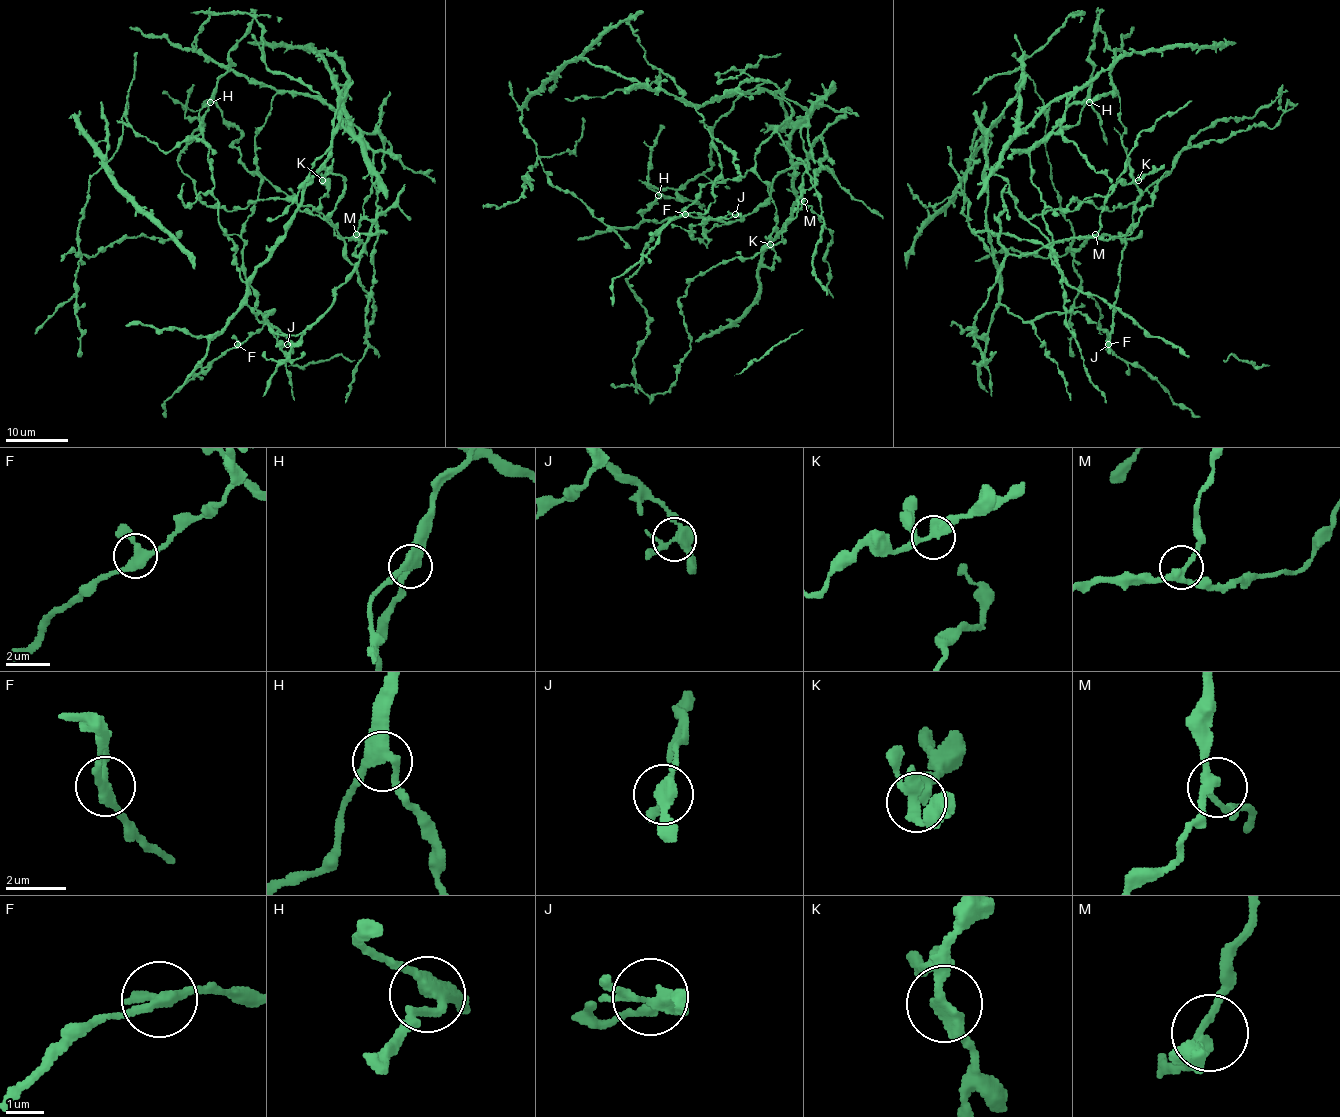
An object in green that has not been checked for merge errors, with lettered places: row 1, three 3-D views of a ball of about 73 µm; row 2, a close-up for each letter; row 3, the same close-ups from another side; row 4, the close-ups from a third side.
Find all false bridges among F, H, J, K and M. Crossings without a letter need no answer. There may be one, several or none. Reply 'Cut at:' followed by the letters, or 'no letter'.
Cut at: no letter

